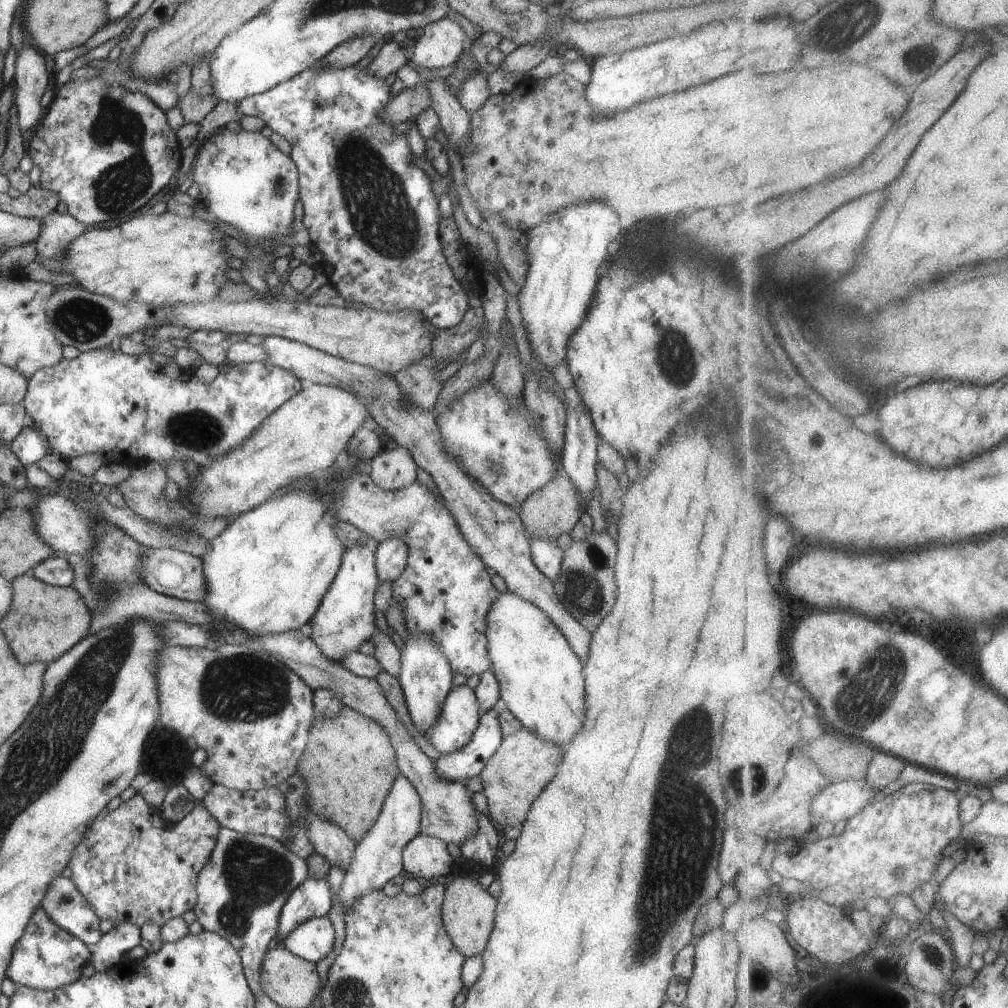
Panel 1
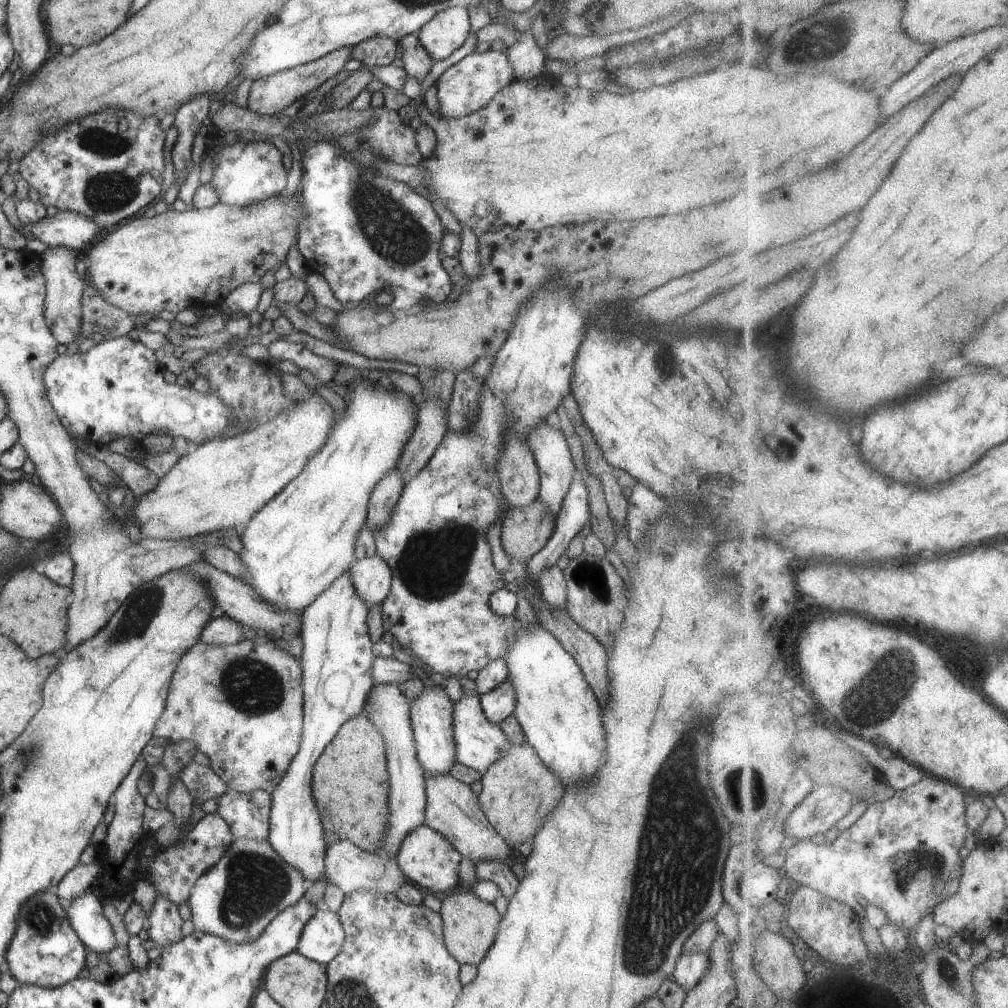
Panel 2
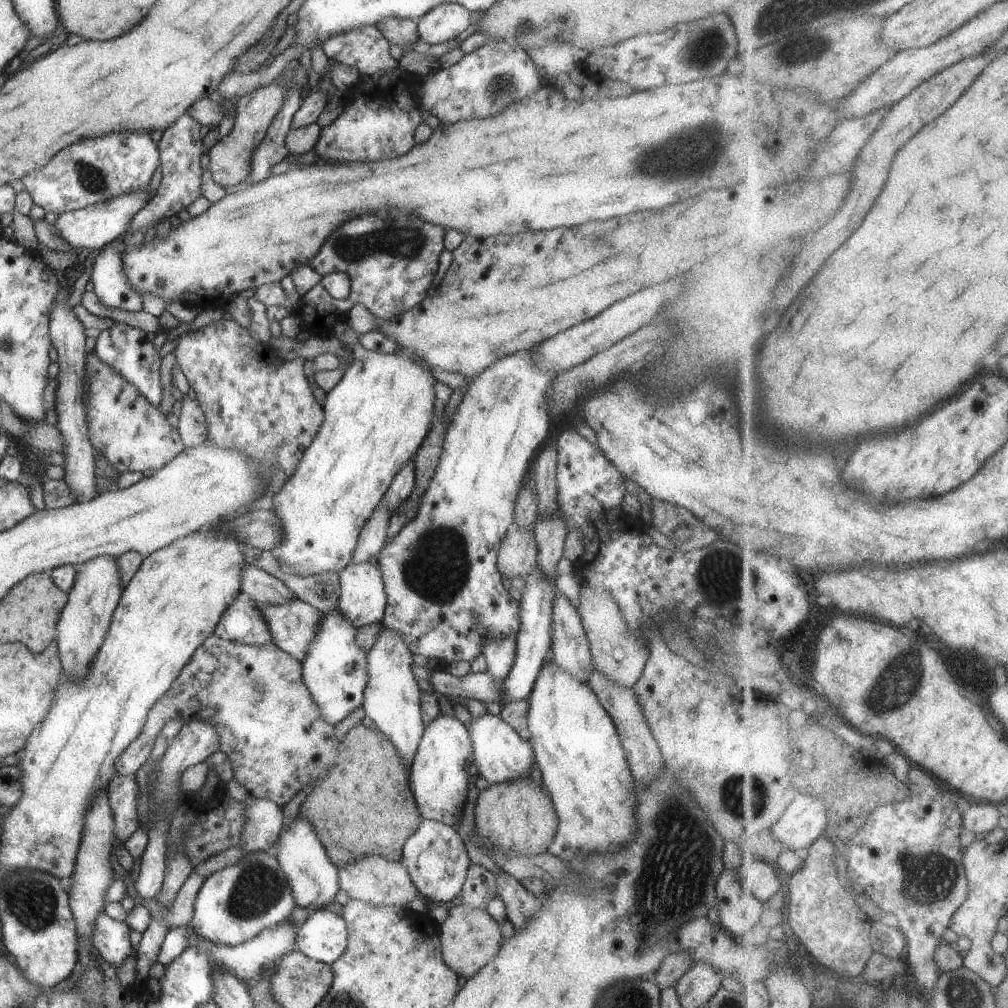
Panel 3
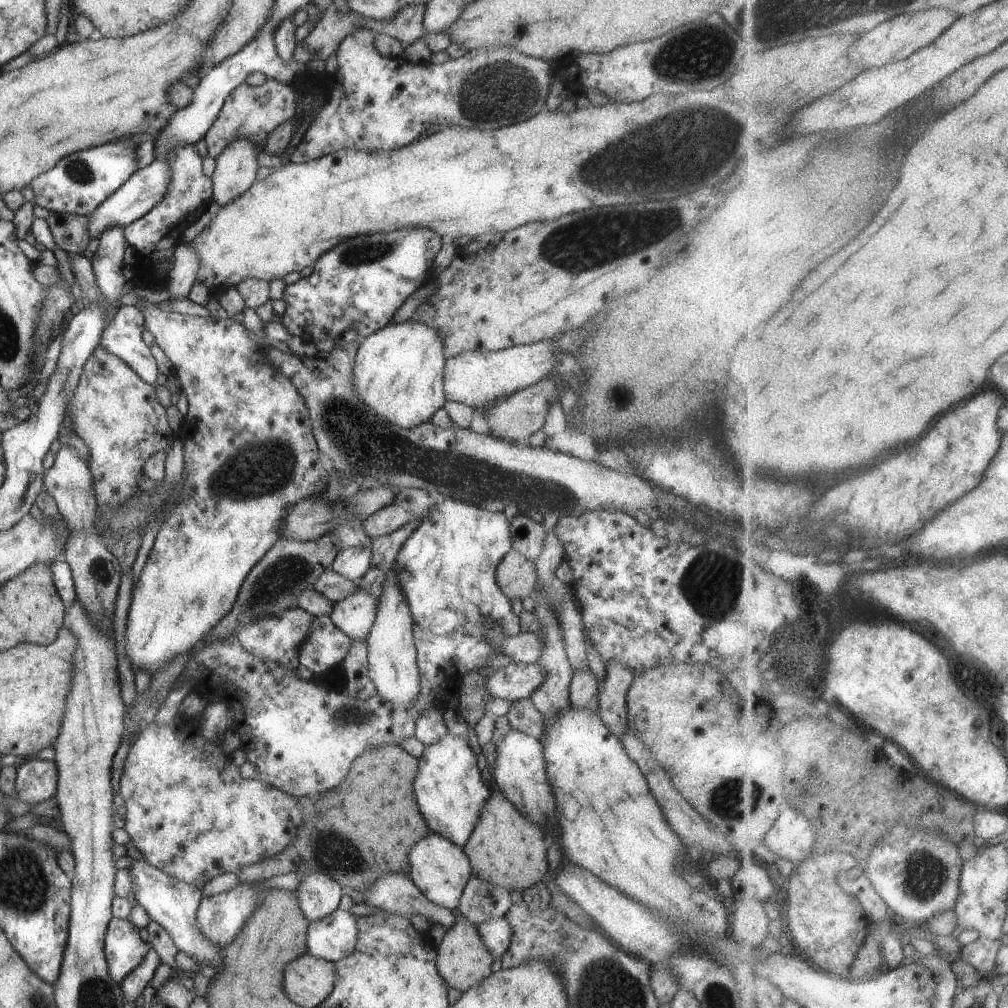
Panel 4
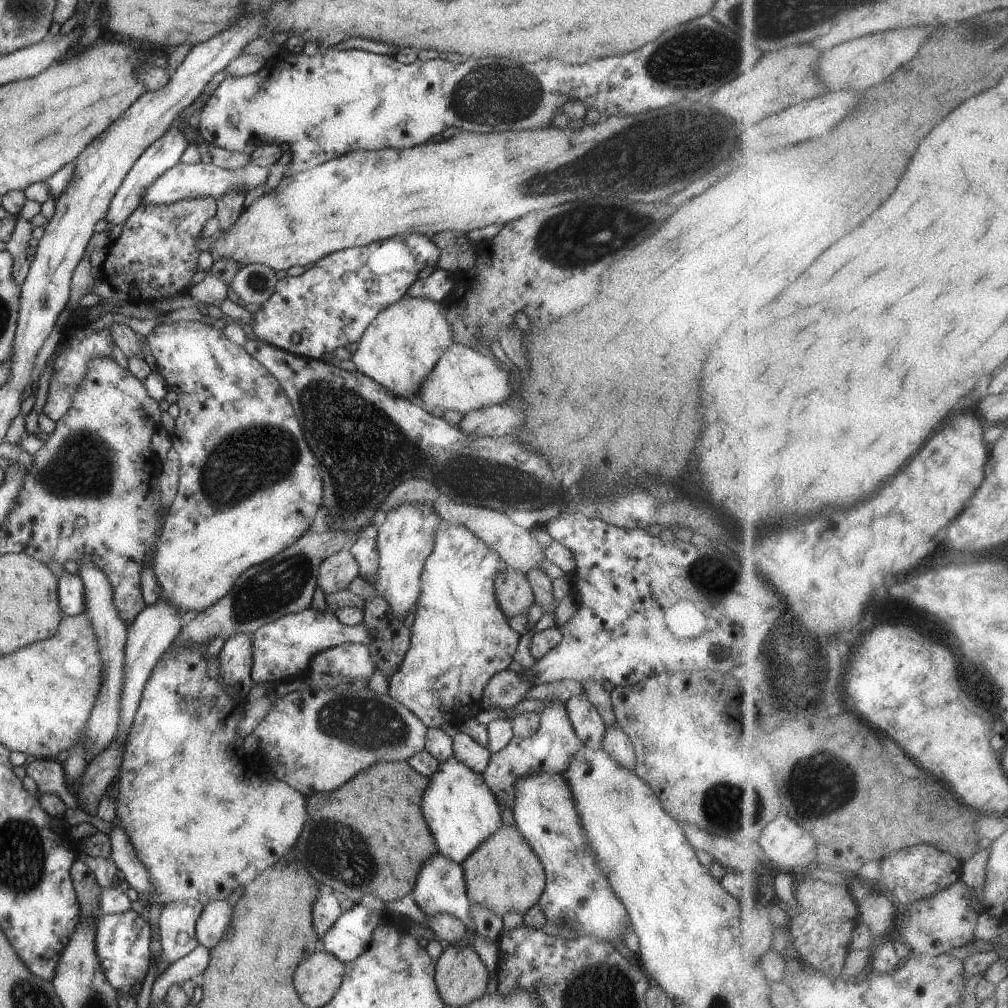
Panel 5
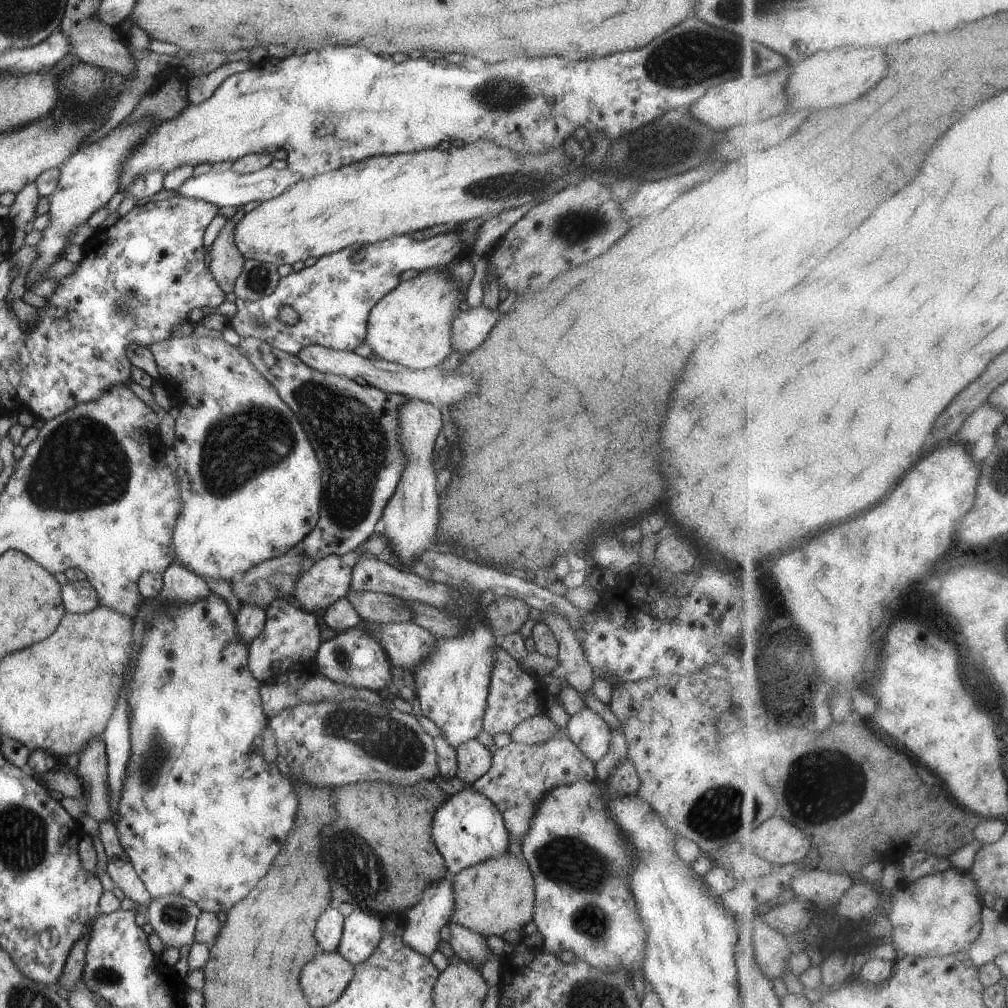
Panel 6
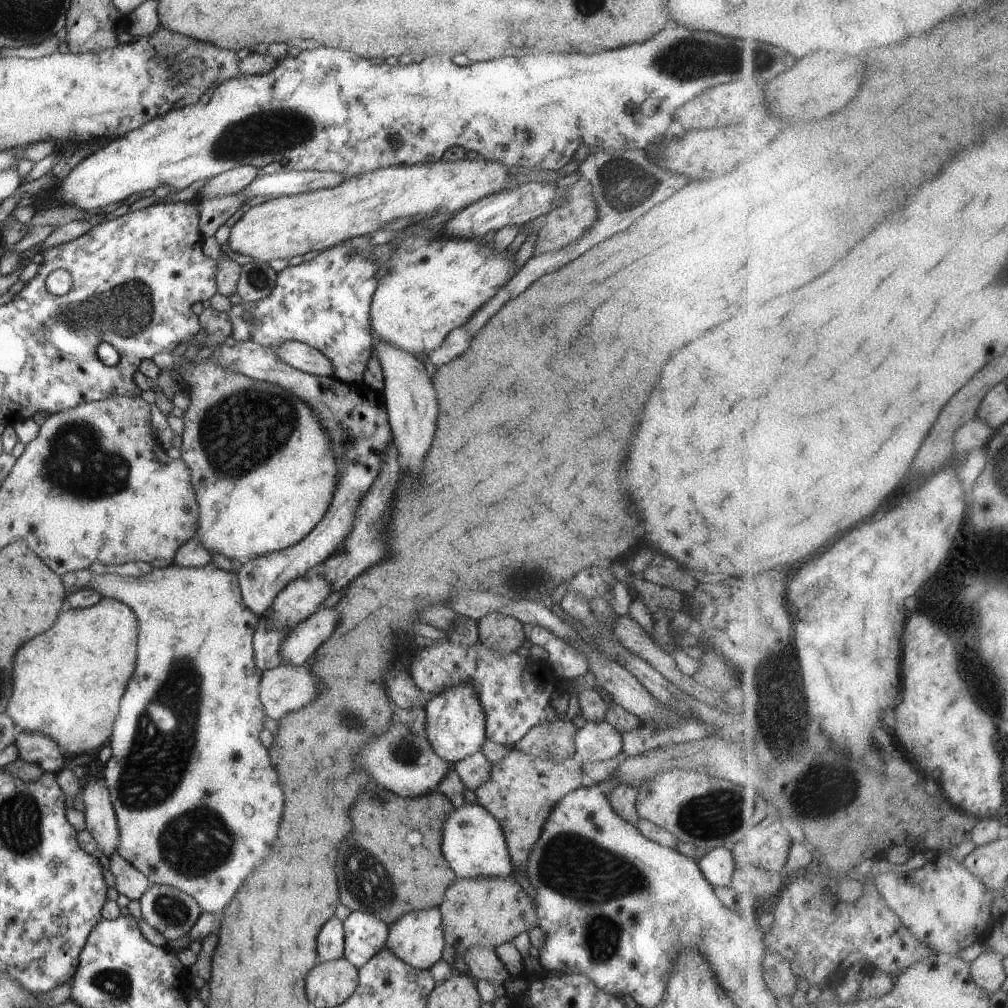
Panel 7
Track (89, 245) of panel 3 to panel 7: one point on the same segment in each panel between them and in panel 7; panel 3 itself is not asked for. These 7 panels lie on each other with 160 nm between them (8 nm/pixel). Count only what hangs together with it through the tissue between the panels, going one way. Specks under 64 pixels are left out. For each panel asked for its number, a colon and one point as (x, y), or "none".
4: (146, 188)
5: (182, 181)
6: (228, 188)
7: (293, 182)

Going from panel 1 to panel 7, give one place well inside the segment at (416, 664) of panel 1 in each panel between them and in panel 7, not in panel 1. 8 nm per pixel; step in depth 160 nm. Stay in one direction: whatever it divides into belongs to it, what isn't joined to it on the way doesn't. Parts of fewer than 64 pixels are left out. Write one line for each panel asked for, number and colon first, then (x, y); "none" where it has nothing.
2: (432, 712)
3: (438, 779)
4: (449, 791)
5: (461, 811)
6: (467, 829)
7: (473, 843)

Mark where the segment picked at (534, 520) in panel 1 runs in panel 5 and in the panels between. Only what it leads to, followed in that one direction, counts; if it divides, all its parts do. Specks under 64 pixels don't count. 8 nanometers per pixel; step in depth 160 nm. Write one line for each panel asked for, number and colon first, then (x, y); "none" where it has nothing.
2: (524, 531)
3: (517, 554)
4: (516, 576)
5: (513, 593)

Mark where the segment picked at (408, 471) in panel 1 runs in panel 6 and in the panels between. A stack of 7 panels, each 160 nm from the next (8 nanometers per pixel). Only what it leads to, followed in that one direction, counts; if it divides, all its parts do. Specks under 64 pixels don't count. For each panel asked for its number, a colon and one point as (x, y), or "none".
2: (387, 492)
3: (373, 536)
4: (352, 563)
5: (337, 571)
6: (325, 581)

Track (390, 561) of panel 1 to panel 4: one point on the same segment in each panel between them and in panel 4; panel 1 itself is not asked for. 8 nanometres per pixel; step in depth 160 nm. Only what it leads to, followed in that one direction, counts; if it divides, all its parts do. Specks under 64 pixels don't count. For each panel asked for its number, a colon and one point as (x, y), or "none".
2: (371, 577)
3: (363, 599)
4: (354, 616)

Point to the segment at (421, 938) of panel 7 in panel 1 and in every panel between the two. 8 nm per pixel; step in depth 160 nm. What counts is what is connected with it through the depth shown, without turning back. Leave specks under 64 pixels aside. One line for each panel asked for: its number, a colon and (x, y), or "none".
1: (424, 857)
2: (427, 858)
3: (435, 856)
4: (440, 869)
5: (440, 887)
6: (424, 921)

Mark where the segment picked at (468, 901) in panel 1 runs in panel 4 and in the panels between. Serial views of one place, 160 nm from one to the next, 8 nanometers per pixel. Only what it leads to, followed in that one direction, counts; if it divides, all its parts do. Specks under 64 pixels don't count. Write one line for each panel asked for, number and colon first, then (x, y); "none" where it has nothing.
2: (470, 925)
3: (470, 938)
4: (463, 961)

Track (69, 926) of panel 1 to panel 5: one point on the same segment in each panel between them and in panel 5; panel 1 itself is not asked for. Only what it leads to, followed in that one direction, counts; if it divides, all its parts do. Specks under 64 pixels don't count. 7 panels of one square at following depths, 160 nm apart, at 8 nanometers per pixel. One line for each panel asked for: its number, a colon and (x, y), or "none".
2: (85, 914)
3: (111, 940)
4: (124, 949)
5: (122, 941)

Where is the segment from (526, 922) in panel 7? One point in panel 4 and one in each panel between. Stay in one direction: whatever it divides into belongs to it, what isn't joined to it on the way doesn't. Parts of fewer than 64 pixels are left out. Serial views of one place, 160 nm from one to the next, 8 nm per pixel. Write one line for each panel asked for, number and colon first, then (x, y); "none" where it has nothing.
4: (506, 849)
5: (503, 874)
6: (498, 895)

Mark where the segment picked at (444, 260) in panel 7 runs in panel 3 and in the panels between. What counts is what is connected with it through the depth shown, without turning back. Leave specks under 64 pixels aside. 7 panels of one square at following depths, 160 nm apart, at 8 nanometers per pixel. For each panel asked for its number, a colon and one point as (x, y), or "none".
3: (376, 417)
4: (398, 372)
5: (400, 346)
6: (411, 325)

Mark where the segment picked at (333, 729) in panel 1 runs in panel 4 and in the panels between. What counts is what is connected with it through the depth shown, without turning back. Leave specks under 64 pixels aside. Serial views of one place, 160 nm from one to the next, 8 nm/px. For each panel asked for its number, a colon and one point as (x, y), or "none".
2: (349, 784)
3: (365, 805)
4: (384, 777)

